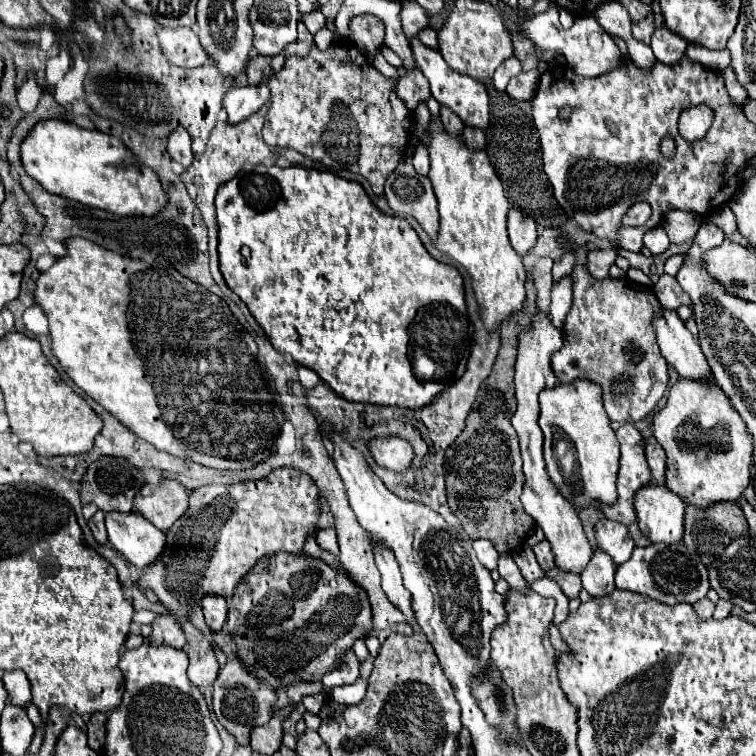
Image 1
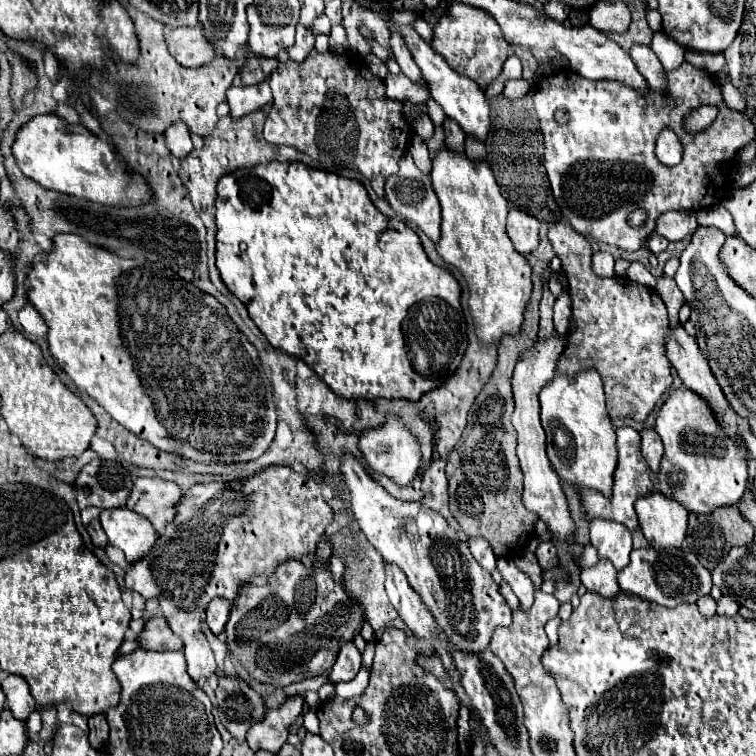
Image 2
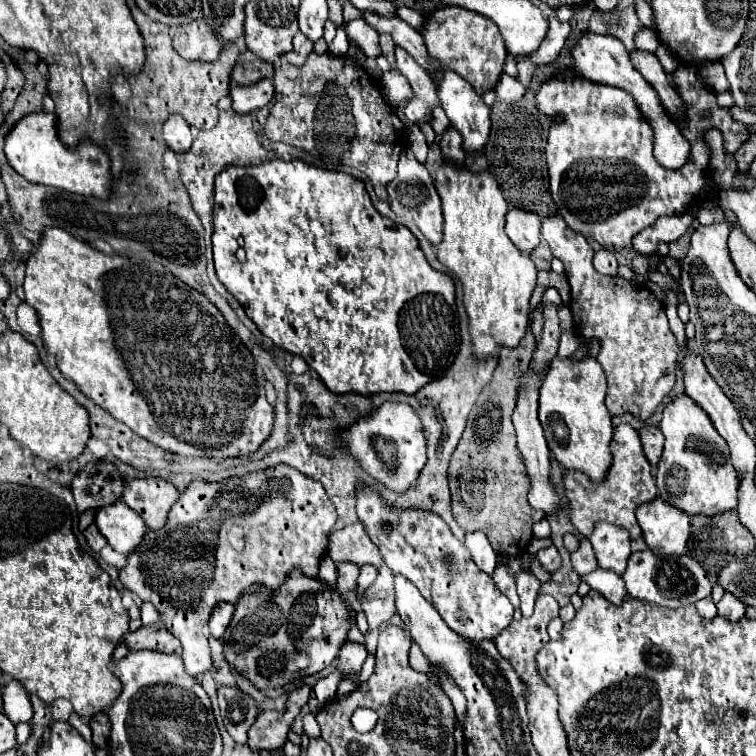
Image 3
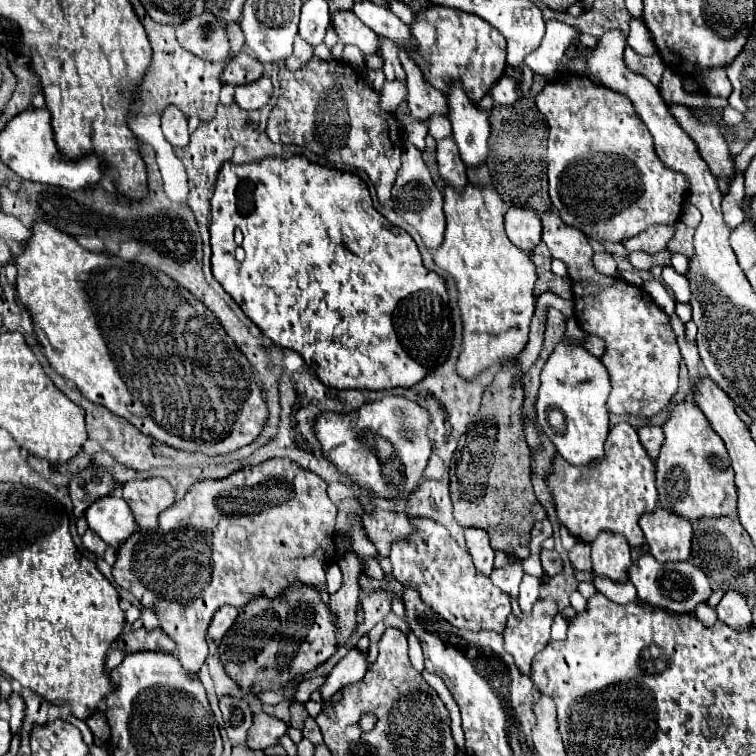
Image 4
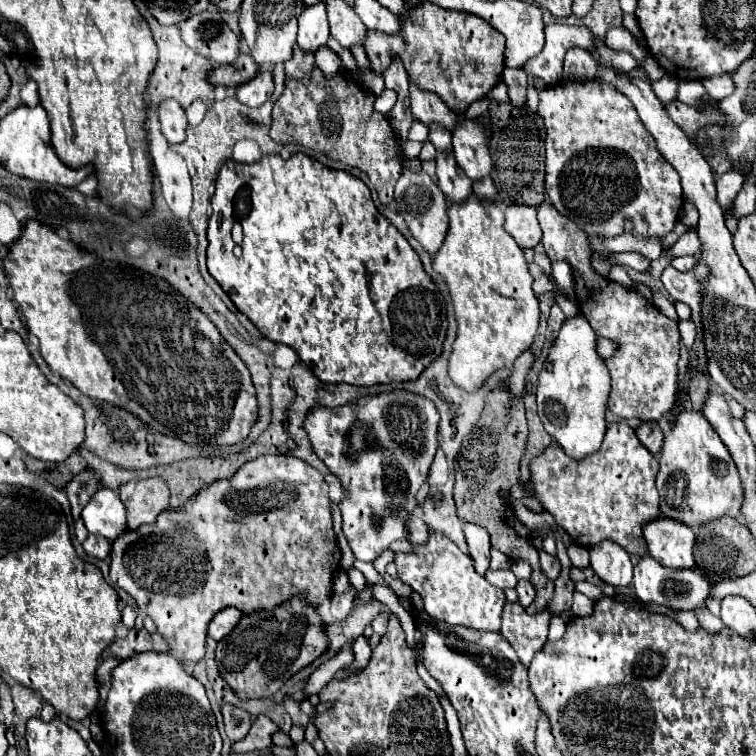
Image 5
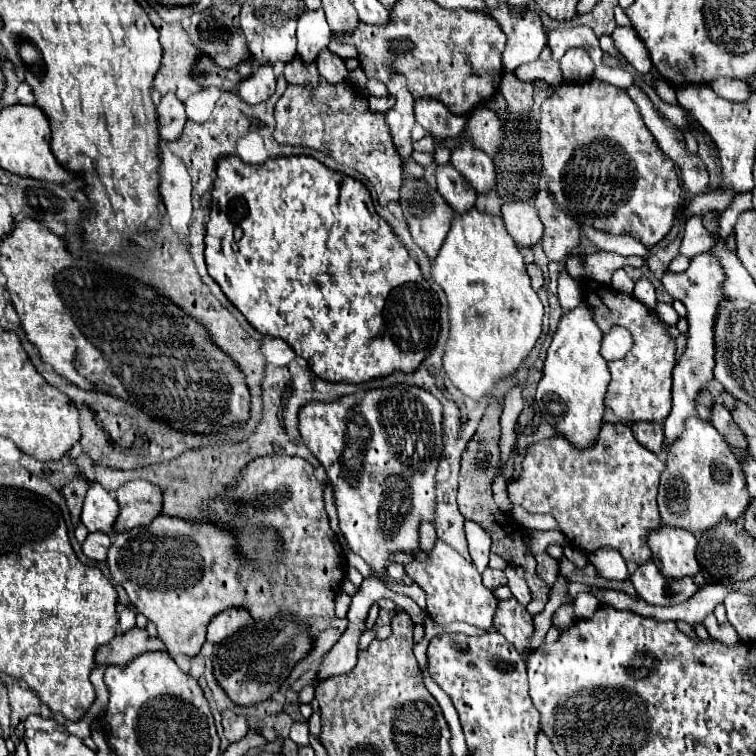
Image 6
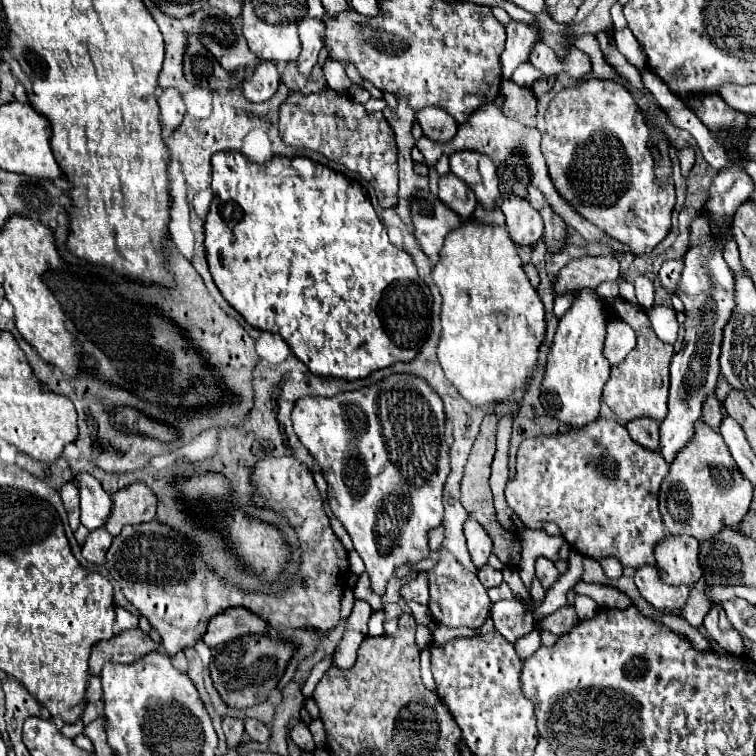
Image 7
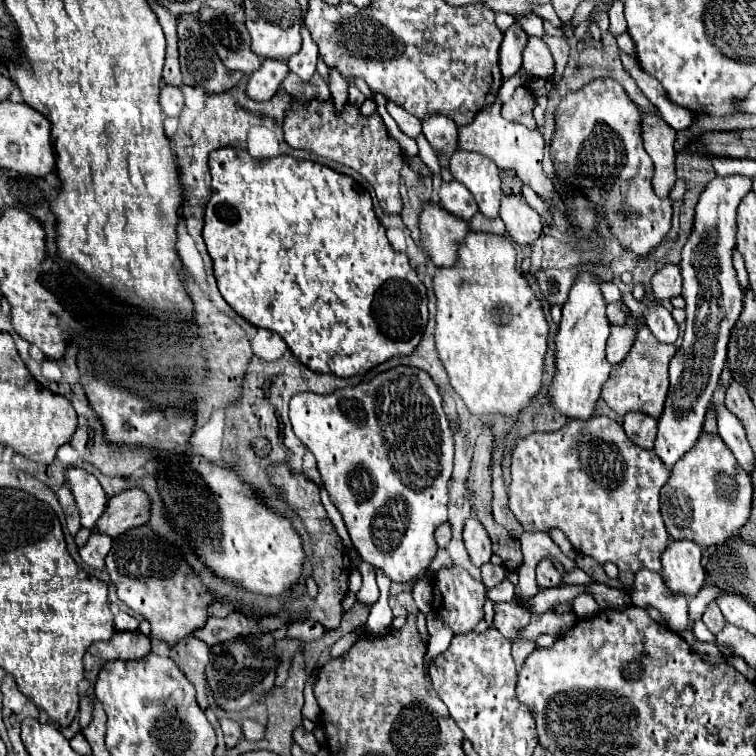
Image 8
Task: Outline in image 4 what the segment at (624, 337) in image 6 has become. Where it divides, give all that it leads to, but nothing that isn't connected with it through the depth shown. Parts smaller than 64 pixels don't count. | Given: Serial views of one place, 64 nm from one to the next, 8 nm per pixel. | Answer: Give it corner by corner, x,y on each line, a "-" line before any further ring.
592,336
592,338
588,338
586,348
588,348
588,350
594,354
594,356
602,358
602,354
606,352
606,342
604,342
602,338
598,338
598,336

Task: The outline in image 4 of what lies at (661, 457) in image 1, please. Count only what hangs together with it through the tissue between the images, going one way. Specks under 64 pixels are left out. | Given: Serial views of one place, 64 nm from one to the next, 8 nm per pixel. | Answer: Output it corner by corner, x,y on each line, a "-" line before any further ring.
642,426
642,428
638,428
638,436
640,436
640,442
646,448
648,456
652,460
656,460
660,446
662,446
662,440
664,440
662,428
660,426

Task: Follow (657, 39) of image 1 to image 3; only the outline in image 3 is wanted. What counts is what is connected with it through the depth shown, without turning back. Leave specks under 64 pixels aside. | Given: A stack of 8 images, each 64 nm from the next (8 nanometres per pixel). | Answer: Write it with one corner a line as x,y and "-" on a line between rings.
660,46
658,50
656,50
656,56
660,58
660,62
662,62
662,66
664,66
664,70
666,72
674,72
676,70
676,66
678,66
678,62
676,62
676,58
674,58
674,54
668,50
668,48
664,48
664,46

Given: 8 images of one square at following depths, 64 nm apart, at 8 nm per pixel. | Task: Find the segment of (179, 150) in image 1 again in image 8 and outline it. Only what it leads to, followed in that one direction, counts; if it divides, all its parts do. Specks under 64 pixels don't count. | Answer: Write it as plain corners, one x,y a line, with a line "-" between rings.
162,86
162,92
160,92
160,106
164,110
166,116
178,116
182,106
184,106
184,94
182,94
182,88
176,88
176,86

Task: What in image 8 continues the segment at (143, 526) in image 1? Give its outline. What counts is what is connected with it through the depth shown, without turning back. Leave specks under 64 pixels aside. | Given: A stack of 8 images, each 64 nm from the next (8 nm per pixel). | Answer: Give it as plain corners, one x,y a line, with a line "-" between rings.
66,468
66,480
78,504
82,526
92,530
108,502
100,482
86,470
78,470
78,468

